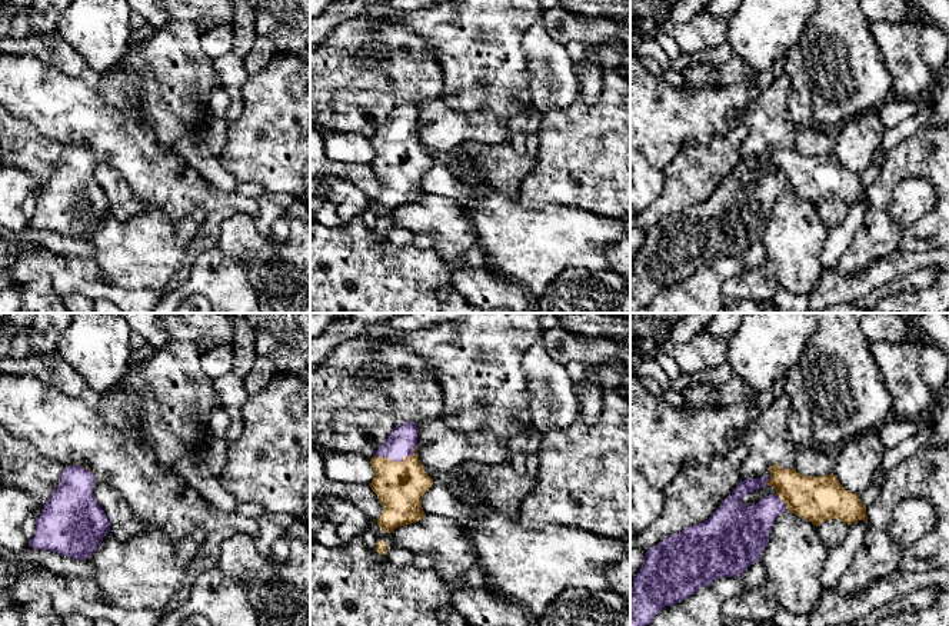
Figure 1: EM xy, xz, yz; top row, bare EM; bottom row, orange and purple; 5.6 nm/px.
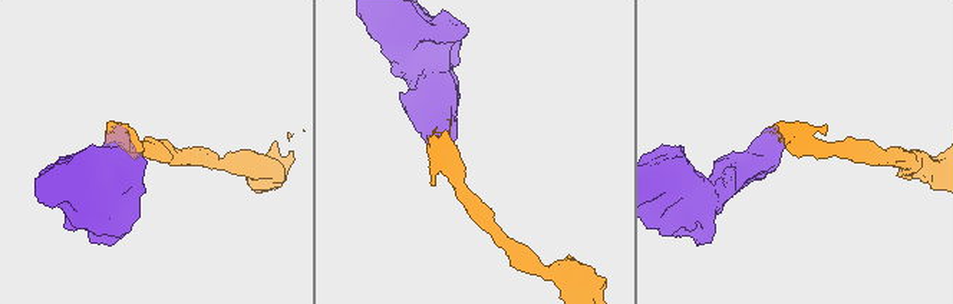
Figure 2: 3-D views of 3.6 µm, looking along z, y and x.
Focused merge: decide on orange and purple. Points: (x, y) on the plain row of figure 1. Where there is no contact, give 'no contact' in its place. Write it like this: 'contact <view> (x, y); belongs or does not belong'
contact xz (398, 142); belongs

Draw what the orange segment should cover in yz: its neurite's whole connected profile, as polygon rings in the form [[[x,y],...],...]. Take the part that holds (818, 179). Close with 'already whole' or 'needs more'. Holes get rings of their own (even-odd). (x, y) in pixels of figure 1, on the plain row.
[[[772,144],[769,151],[769,157],[742,160],[707,200],[689,206],[676,214],[669,214],[645,233],[643,244],[630,266],[630,313],[637,313],[646,307],[663,287],[680,283],[719,257],[740,257],[745,249],[759,243],[776,197],[786,190],[812,202],[816,207],[822,202],[832,199],[839,199],[848,206],[858,200],[868,203],[866,186],[862,184],[859,174],[846,170],[833,153],[826,156],[803,156],[795,149],[783,149],[777,144]],[[763,166],[773,166],[776,173],[766,176],[755,186],[745,186],[742,183],[745,174]]]; needs more

